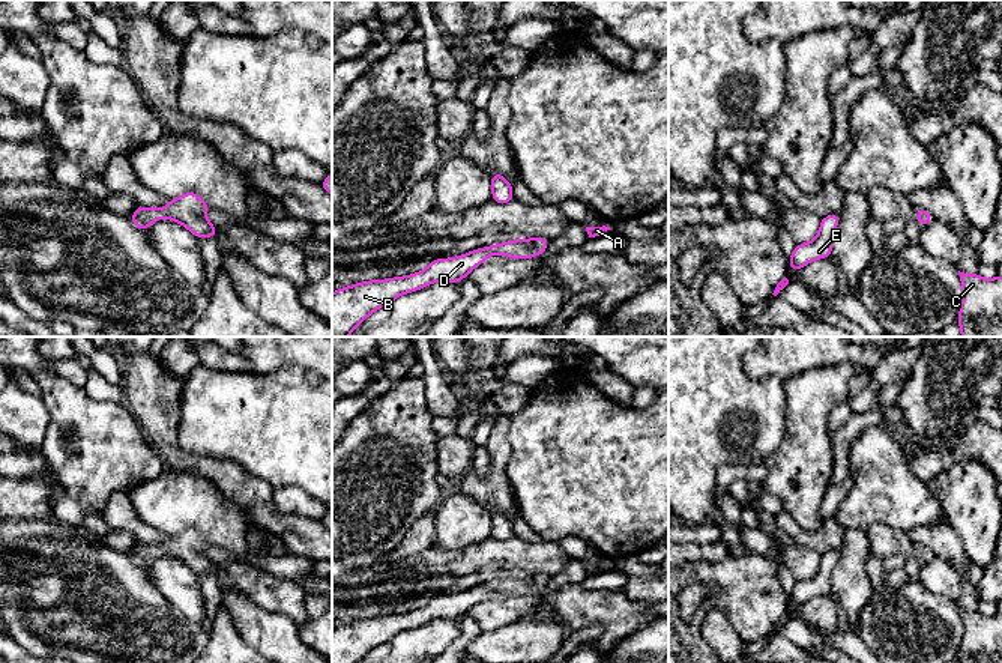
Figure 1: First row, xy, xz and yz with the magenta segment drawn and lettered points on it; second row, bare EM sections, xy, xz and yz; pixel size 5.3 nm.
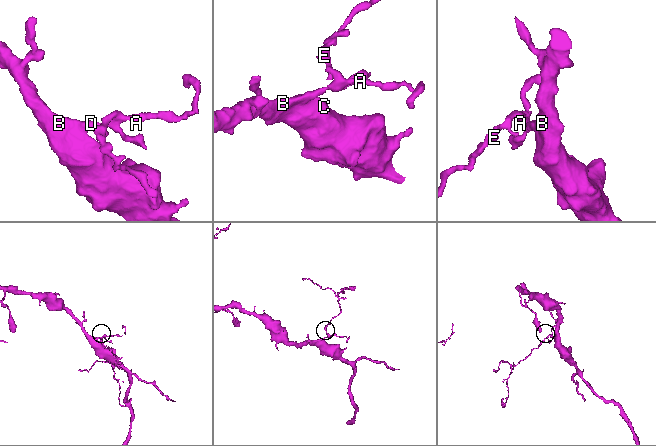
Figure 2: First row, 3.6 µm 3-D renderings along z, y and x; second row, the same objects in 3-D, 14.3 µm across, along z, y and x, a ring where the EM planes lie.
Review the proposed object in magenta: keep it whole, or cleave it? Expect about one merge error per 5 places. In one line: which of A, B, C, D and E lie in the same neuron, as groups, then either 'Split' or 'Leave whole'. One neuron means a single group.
Groups: A B C D E. Leave whole

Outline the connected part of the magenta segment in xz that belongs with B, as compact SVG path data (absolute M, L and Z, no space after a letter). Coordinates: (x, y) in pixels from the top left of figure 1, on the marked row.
M547 238L518 239L478 248L452 259L436 259L422 272L389 280L374 280L341 287L332 293L332 337L349 337L371 313L391 304L400 295L424 289L436 281L460 283L491 254L511 259L541 256L550 244Z

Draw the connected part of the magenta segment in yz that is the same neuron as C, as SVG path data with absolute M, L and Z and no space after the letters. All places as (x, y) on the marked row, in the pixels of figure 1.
M960 272L961 337L1002 337L1002 277L985 280L978 274Z

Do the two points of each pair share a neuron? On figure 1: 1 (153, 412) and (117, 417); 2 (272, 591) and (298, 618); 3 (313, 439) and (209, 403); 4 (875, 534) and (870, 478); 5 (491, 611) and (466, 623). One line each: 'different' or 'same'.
1: different
2: same
3: same
4: different
5: different

